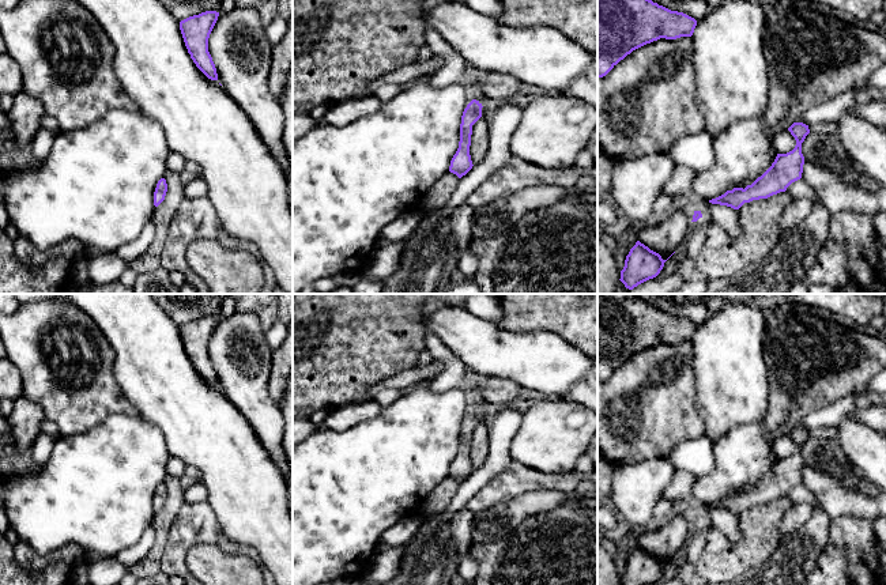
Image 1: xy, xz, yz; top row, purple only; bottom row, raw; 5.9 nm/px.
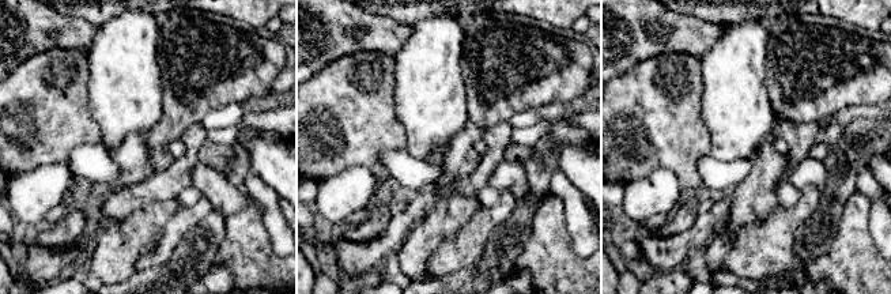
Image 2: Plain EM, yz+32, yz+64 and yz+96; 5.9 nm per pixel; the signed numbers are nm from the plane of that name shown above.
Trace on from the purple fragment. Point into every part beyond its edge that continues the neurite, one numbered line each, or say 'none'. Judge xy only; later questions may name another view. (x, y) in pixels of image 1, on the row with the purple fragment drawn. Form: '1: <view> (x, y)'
none

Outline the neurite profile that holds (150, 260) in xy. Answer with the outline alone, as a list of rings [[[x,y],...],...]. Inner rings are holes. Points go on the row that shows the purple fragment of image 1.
[[[166,171],[165,180],[167,184],[167,192],[165,200],[154,208],[154,223],[157,227],[157,235],[148,249],[136,260],[128,264],[128,268],[136,273],[154,272],[162,268],[162,250],[167,239],[170,223],[182,201],[184,185],[180,180],[180,174],[174,171]]]

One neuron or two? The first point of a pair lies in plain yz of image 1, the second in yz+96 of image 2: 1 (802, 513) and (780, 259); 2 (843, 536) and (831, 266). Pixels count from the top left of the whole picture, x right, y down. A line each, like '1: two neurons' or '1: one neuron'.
1: one neuron
2: one neuron

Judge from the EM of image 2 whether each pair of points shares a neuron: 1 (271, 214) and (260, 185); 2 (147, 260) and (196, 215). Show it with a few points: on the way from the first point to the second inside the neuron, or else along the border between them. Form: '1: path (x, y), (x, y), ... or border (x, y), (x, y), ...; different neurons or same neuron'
1: path (270, 207), (268, 199), (261, 192); same neuron
2: path (159, 251), (184, 225); same neuron

